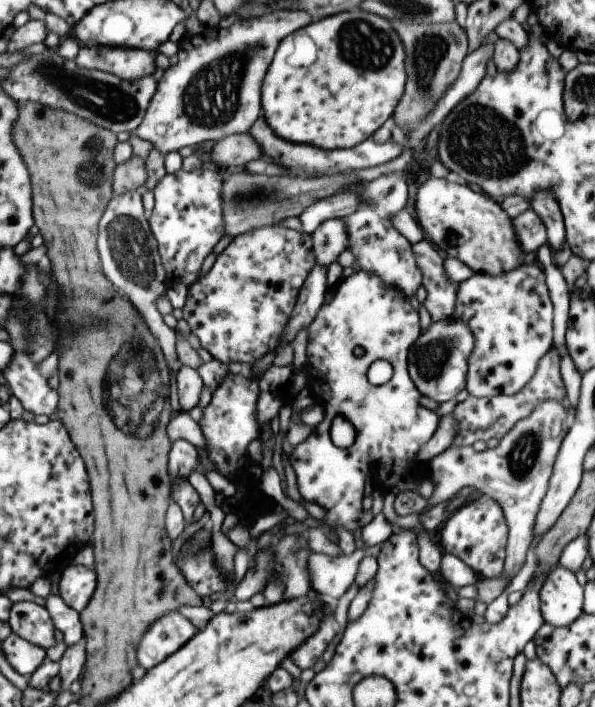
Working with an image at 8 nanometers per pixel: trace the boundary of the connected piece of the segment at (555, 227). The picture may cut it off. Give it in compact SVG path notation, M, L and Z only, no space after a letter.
M535 192L529 200L530 209L539 216L547 232L546 245L551 257L559 250L564 239L564 222L562 214L551 192Z

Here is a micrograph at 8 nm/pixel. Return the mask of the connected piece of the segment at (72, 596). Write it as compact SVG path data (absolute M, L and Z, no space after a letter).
M69 565L59 573L58 592L61 600L77 612L89 604L95 592L95 572L83 565Z

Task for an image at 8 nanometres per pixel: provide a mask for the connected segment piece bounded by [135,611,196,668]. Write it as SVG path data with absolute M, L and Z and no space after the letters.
M167 612L147 626L135 648L141 668L151 668L195 636L196 628L181 613Z

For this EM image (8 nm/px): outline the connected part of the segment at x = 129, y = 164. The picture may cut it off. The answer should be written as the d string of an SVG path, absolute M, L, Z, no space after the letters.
M131 155L128 160L118 164L111 172L111 192L120 195L124 192L140 190L147 180L145 161Z

